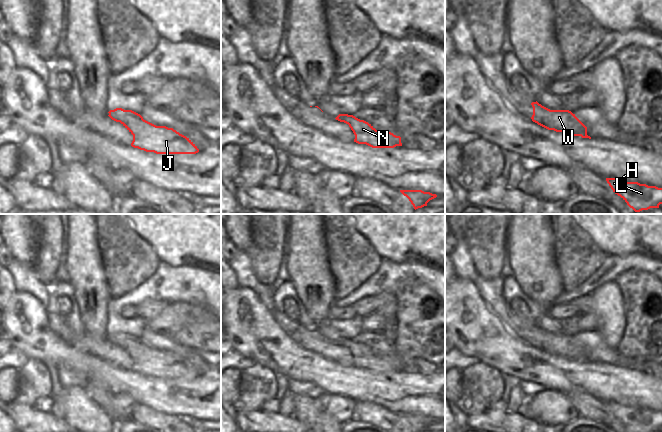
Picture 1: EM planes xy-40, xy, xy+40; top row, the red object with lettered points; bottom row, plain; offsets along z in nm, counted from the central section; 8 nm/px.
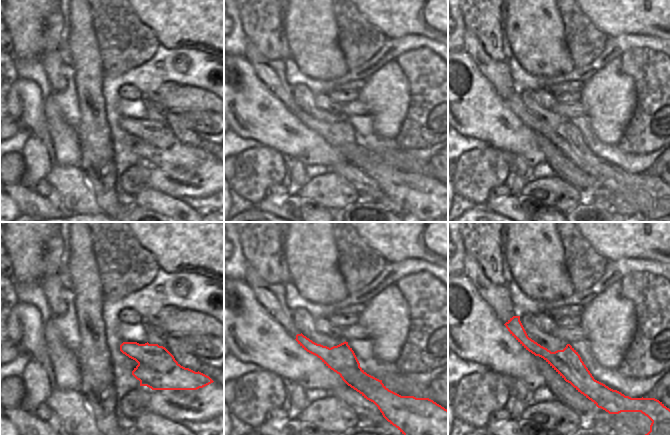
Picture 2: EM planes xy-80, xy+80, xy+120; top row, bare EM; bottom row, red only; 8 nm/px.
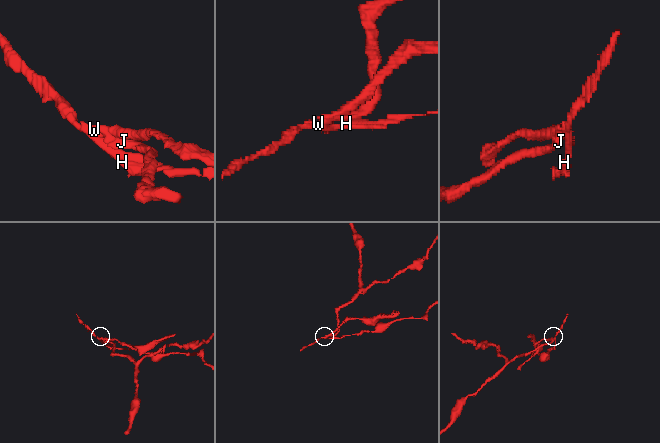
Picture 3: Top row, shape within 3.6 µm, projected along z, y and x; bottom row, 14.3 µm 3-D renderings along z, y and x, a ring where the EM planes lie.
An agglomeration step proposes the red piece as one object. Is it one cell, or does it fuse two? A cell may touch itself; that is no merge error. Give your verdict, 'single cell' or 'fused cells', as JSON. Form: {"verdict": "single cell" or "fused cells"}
{"verdict": "fused cells"}

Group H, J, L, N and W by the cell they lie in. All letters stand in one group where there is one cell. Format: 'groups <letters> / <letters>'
groups H L W / J N

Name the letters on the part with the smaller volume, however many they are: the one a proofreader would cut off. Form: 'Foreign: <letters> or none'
Foreign: H, L, W

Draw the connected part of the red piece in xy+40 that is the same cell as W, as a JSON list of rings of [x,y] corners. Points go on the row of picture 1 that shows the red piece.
[[[537,101],[531,103],[533,107],[532,121],[538,125],[556,132],[582,136],[583,131],[577,123],[577,117],[569,110],[550,110]]]

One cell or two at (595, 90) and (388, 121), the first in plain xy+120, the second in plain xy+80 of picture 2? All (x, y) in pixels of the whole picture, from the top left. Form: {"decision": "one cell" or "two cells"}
{"decision": "one cell"}

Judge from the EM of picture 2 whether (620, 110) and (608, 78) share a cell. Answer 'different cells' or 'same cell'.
same cell

